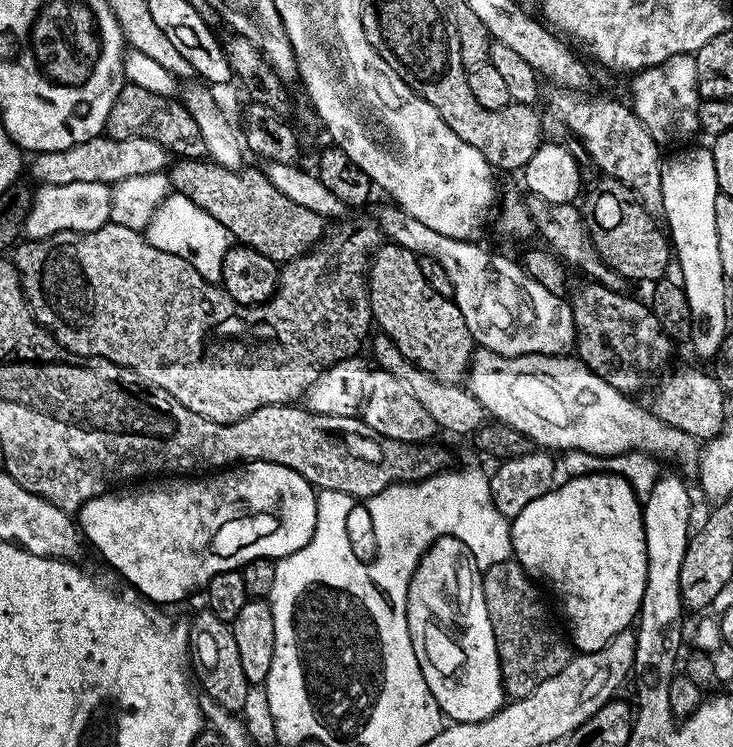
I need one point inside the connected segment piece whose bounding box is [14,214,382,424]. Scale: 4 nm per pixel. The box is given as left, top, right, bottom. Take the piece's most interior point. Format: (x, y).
(148, 310)

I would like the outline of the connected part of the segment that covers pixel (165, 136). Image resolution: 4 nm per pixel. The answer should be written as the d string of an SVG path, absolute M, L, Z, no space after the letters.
M125 83L118 98L114 98L114 106L110 106L110 114L104 123L104 132L115 140L150 138L176 158L199 160L207 157L205 139L198 130L198 123L194 122L194 118L179 99L169 99L162 94L150 93L149 90L132 83Z

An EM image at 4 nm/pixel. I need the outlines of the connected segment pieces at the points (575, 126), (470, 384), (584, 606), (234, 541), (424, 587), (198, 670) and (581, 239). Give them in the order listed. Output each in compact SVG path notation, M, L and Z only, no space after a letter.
M560 94L556 104L560 107L560 112L564 115L564 120L568 123L568 128L573 132L575 139L580 142L588 152L588 159L594 165L604 171L605 177L611 178L625 184L627 188L635 194L640 205L648 212L660 214L664 211L664 199L662 198L662 163L661 145L656 143L655 138L650 134L650 130L646 130L646 126L642 126L642 122L636 117L635 112L627 103L619 104L616 100L607 100L604 96L584 96L588 94L576 94L571 100L571 95Z
M477 347L468 366L466 387L493 421L522 430L533 445L544 450L582 450L599 456L647 452L661 461L677 460L690 470L697 467L701 456L701 445L693 436L662 422L643 403L635 404L631 395L598 378L572 354L503 357Z
M593 472L587 476L574 476L565 481L561 488L559 485L553 487L550 492L544 492L542 498L534 498L534 502L530 502L530 506L526 506L526 510L522 510L522 514L511 517L512 554L533 580L537 582L545 580L552 587L553 594L560 599L560 604L564 607L564 616L568 619L569 626L572 627L570 640L575 651L577 653L600 651L619 632L629 631L640 614L640 603L643 600L643 591L646 590L647 580L647 546L641 512L642 500L621 476L613 476L610 472Z
M249 460L235 470L220 470L215 474L201 475L199 478L160 478L155 482L145 484L148 485L140 489L132 488L136 486L125 487L128 489L125 492L118 493L117 496L114 494L115 491L109 490L103 496L90 498L90 502L86 502L80 507L78 527L83 539L91 547L93 544L100 551L101 558L114 571L121 572L146 599L153 600L156 604L176 604L179 600L186 599L191 592L196 592L199 588L201 591L201 589L211 582L211 579L214 578L216 573L243 569L244 565L249 564L252 560L270 560L273 562L281 560L284 556L289 556L298 550L302 550L302 546L306 546L314 534L317 489L313 488L310 482L306 482L306 478L302 478L302 474L298 474L286 466L278 466L274 462Z
M439 536L420 557L408 587L406 622L422 678L426 678L430 694L434 694L436 705L449 721L480 722L504 707L506 693L500 680L500 659L482 590L482 572L476 566L472 551L458 538Z
M203 610L188 624L188 647L194 661L195 679L197 676L204 687L203 695L228 712L239 713L239 708L248 700L250 685L246 674L242 674L242 662L238 659L238 646L234 643L230 624L212 611Z
M534 195L527 197L526 203L528 205L528 213L532 218L532 225L535 233L541 236L543 243L565 265L573 266L580 272L585 272L589 281L600 284L603 288L609 288L615 292L624 292L626 288L626 281L622 274L618 274L609 266L605 260L598 254L598 250L594 246L594 242L588 233L588 226L585 215L576 209L575 203L559 204L558 202L546 202L546 198L538 198Z

